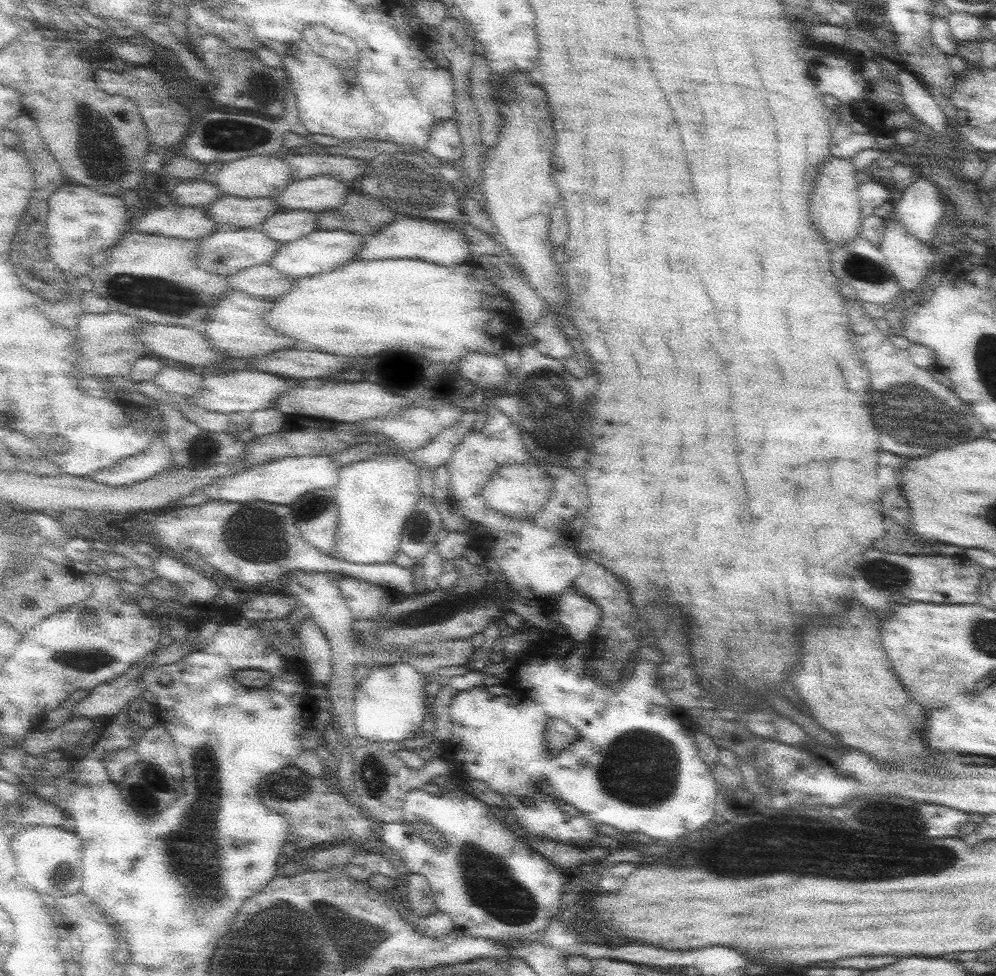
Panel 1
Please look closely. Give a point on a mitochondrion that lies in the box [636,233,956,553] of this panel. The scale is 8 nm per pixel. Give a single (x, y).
(861, 267)

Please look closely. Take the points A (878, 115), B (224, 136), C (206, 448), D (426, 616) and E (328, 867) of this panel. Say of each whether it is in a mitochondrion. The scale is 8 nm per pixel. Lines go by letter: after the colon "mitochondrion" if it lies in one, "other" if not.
A: other
B: mitochondrion
C: mitochondrion
D: mitochondrion
E: other

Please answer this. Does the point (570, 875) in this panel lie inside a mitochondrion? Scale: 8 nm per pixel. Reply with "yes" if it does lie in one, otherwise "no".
no

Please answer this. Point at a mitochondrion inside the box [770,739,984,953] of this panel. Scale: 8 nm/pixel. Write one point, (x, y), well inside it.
(926, 856)

